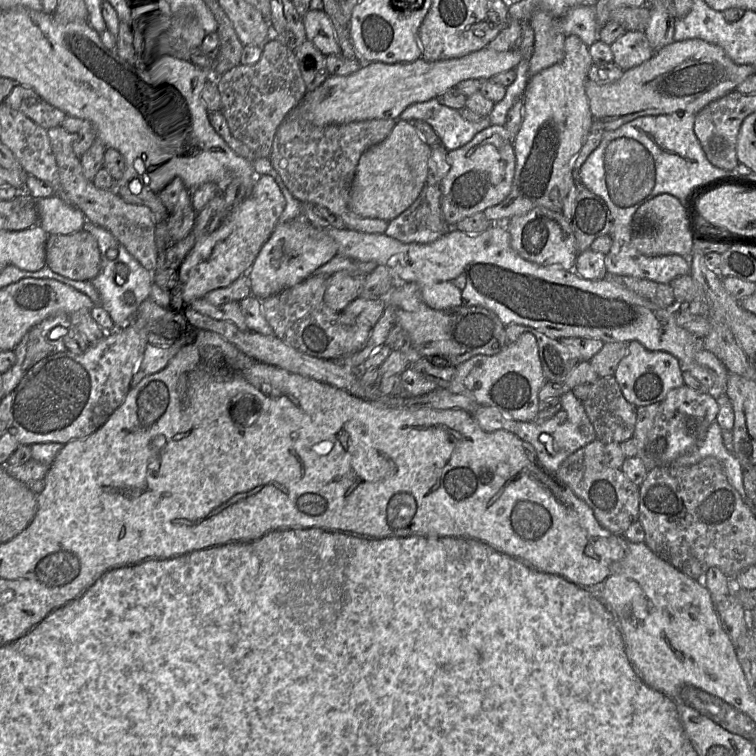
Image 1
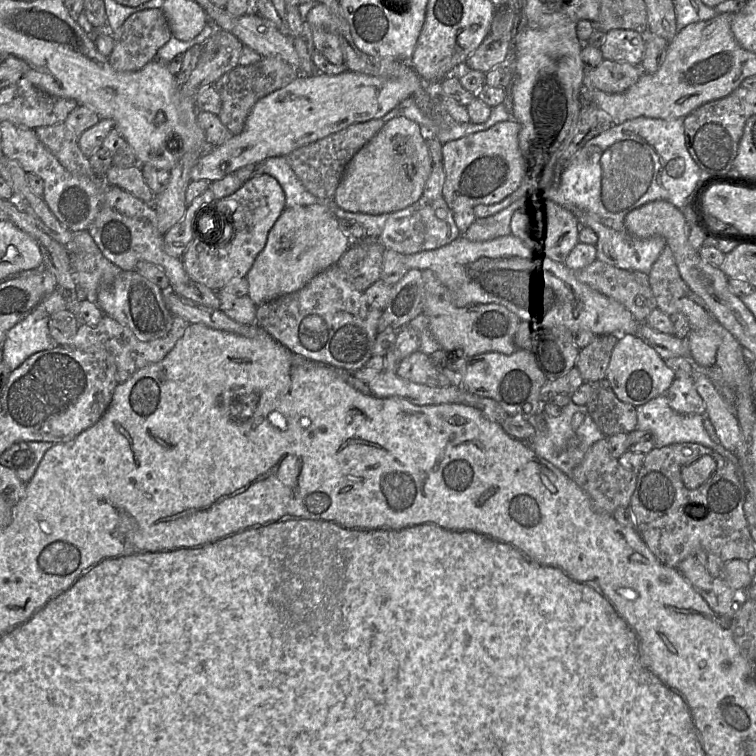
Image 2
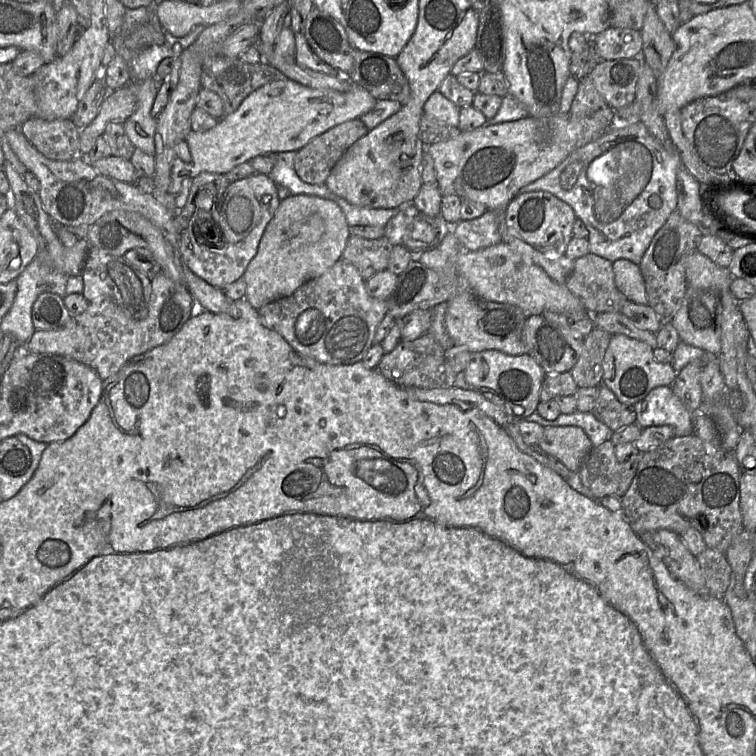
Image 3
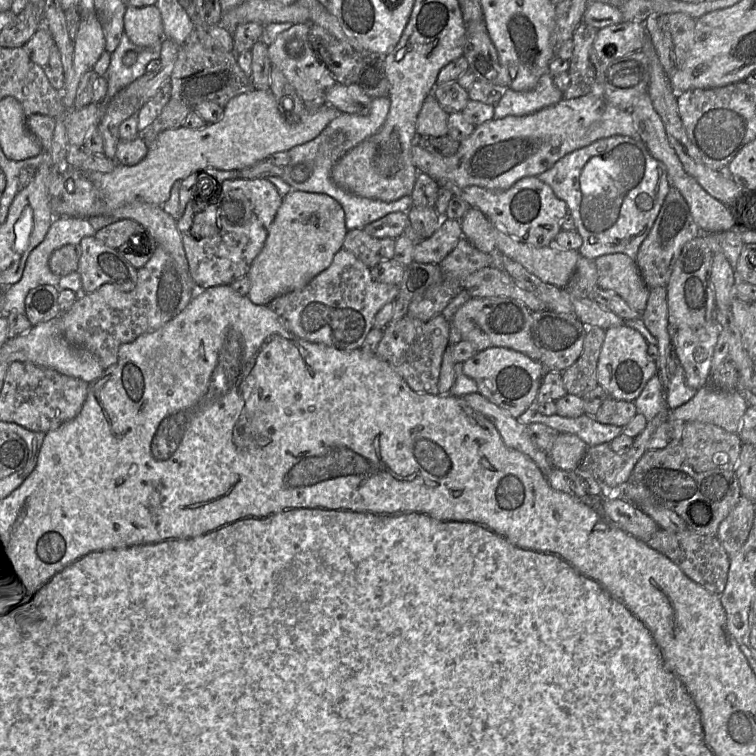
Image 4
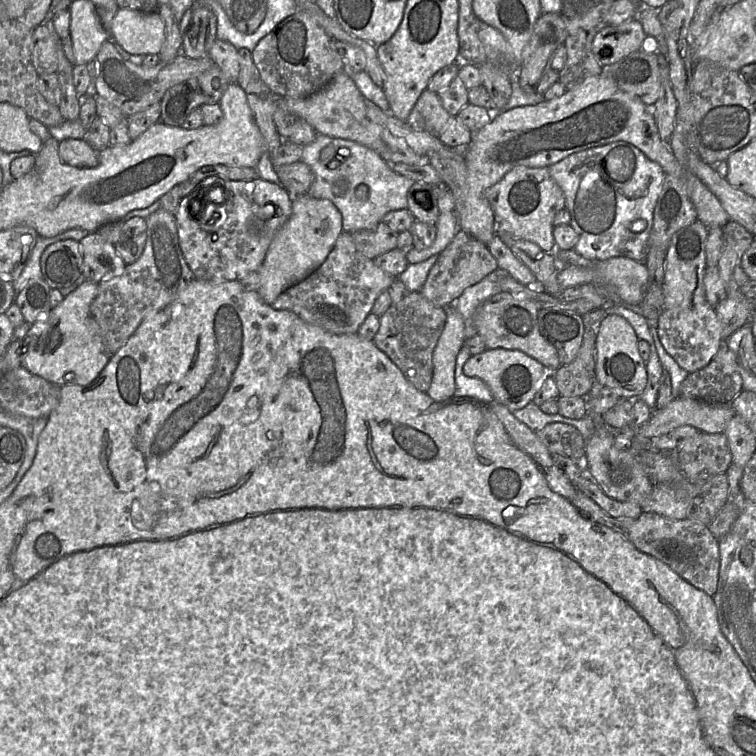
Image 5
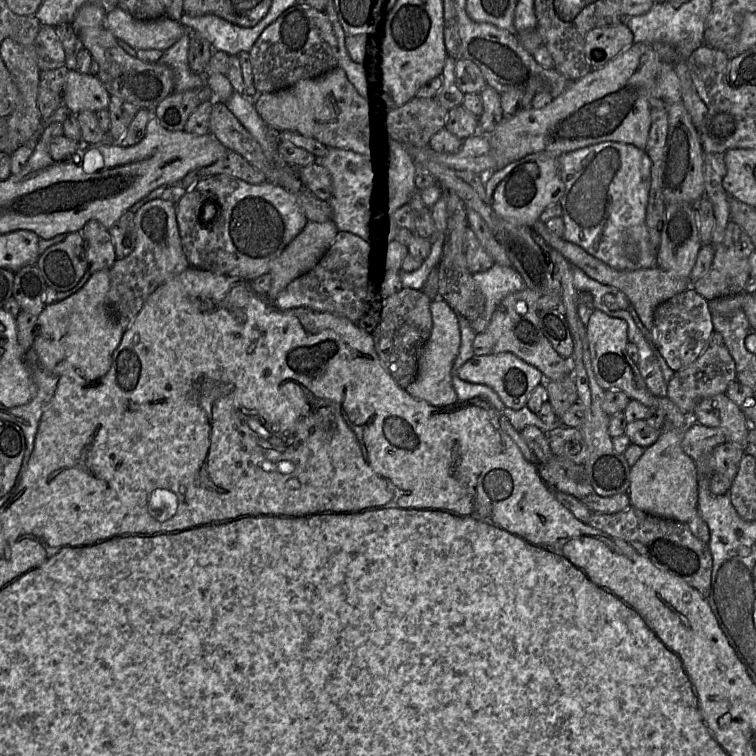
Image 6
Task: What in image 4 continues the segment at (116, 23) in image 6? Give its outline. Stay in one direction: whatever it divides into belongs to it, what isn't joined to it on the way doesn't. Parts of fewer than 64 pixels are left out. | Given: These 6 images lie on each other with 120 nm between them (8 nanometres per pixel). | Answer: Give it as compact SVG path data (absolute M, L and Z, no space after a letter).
M155 5L127 7L124 15L124 33L137 46L152 47L164 38L162 16Z

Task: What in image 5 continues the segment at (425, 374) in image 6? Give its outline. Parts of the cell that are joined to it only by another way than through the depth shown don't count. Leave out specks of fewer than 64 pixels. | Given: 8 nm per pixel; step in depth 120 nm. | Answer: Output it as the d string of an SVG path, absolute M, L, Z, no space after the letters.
M454 305L444 309L446 323L432 354L433 376L426 393L436 402L454 396L456 358L466 340L465 324L461 314Z

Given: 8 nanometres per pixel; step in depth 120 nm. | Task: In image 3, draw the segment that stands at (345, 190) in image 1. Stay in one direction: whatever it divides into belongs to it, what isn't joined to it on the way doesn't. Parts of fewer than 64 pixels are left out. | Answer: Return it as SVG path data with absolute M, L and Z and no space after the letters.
M349 120L313 138L294 158L299 178L312 185L323 185L346 150L369 132L359 120Z

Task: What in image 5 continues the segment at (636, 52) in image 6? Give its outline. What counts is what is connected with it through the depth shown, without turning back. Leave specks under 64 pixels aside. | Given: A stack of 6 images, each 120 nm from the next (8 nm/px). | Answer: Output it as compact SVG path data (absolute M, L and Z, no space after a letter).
M602 73L586 79L560 98L537 105L516 107L501 113L492 113L493 119L485 127L474 133L471 143L465 148L464 159L467 167L466 198L462 212L458 217L459 229L487 245L495 236L494 212L485 197L485 191L498 183L506 173L517 166L530 168L549 168L574 153L606 145L616 141L625 141L638 148L649 160L658 163L665 175L684 177L688 195L696 209L697 220L708 227L723 228L731 219L719 200L686 167L682 166L668 141L661 140L650 107L645 106L638 98L621 91L615 80Z

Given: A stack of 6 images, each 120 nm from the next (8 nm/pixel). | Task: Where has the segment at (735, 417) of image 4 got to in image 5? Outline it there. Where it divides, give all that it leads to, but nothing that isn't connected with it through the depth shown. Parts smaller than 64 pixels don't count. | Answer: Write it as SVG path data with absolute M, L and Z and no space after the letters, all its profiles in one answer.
M678 397L665 408L653 410L649 420L635 434L655 439L685 425L709 434L723 433L735 414L731 404L709 404Z

